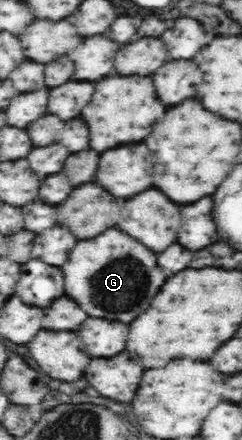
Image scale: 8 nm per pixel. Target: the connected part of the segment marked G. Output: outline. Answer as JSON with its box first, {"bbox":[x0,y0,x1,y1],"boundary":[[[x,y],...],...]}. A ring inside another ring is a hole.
{"bbox":[62,229,166,323],"boundary":[[[106,229],[94,239],[84,239],[74,245],[70,251],[68,263],[62,265],[64,271],[64,281],[66,281],[66,295],[74,299],[88,315],[92,317],[102,317],[110,321],[122,321],[130,323],[134,321],[146,307],[150,307],[150,301],[158,293],[160,285],[166,281],[166,271],[156,263],[156,253],[132,239],[130,235],[118,231],[118,229]]]}

